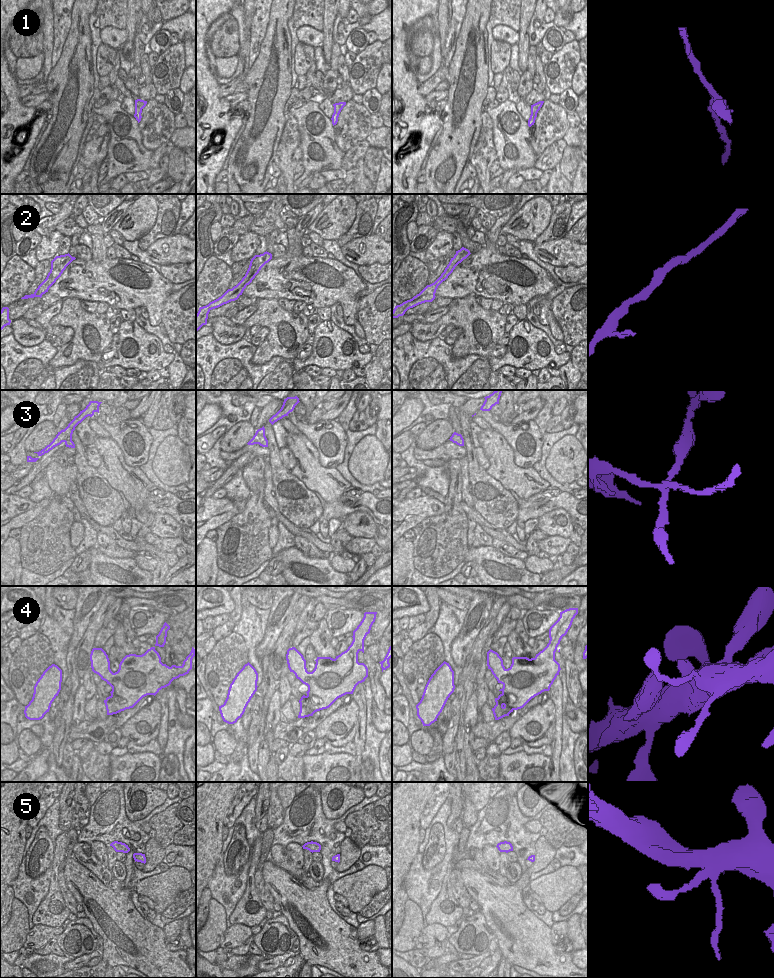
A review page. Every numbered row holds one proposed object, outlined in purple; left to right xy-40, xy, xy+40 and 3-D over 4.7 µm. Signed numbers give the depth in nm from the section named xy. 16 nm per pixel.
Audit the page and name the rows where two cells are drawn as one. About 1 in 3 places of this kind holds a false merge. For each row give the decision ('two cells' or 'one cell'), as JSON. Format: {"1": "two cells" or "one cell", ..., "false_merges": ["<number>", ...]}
{"1": "one cell", "2": "two cells", "3": "two cells", "4": "one cell", "5": "one cell", "false_merges": ["2", "3"]}

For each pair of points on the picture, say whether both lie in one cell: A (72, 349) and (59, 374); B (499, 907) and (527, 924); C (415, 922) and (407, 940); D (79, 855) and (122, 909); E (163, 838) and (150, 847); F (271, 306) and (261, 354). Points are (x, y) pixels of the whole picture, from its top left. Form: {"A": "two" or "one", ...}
{"A": "two", "B": "one", "C": "one", "D": "two", "E": "two", "F": "one"}

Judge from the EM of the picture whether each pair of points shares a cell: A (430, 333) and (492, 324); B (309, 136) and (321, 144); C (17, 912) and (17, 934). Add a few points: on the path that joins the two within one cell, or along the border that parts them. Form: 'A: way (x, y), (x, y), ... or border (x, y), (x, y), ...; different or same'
A: way (445, 320), (449, 318), (477, 318); same
B: way (312, 136), (318, 142); same
C: way (17, 917), (17, 929); same

